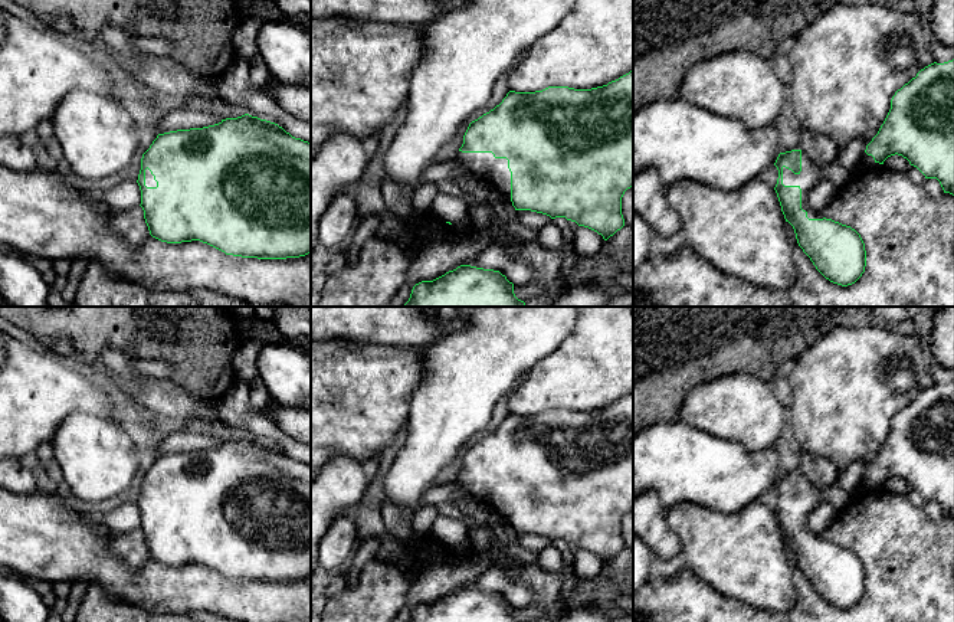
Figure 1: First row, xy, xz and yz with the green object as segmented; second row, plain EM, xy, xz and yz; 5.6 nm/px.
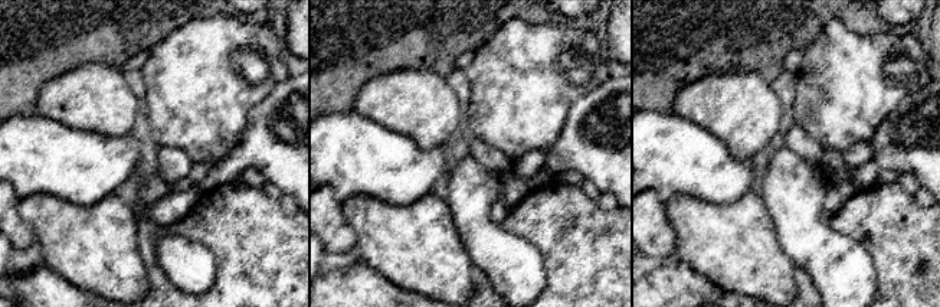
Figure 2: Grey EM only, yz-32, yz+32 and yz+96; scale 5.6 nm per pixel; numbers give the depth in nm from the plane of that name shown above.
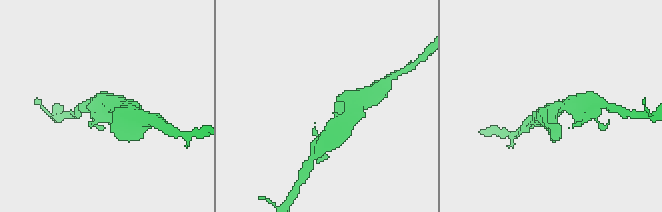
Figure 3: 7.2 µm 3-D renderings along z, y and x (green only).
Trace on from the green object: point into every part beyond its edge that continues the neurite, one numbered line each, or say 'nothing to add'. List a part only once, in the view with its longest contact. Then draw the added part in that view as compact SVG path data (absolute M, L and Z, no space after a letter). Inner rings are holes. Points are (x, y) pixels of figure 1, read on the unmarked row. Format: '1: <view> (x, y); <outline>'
1: yz (810, 497); M801 474L801 494L794 497L791 492L783 490L783 507L799 508L801 511L801 531L807 534L809 541L823 541L824 538L809 530L807 515L822 502L822 490L813 485L809 478Z

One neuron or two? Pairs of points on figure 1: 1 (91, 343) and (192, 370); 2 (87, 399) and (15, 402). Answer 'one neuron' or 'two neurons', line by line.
1: one neuron
2: one neuron

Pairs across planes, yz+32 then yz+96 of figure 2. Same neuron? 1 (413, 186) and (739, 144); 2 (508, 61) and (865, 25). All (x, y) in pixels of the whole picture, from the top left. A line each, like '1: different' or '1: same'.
1: different
2: different

